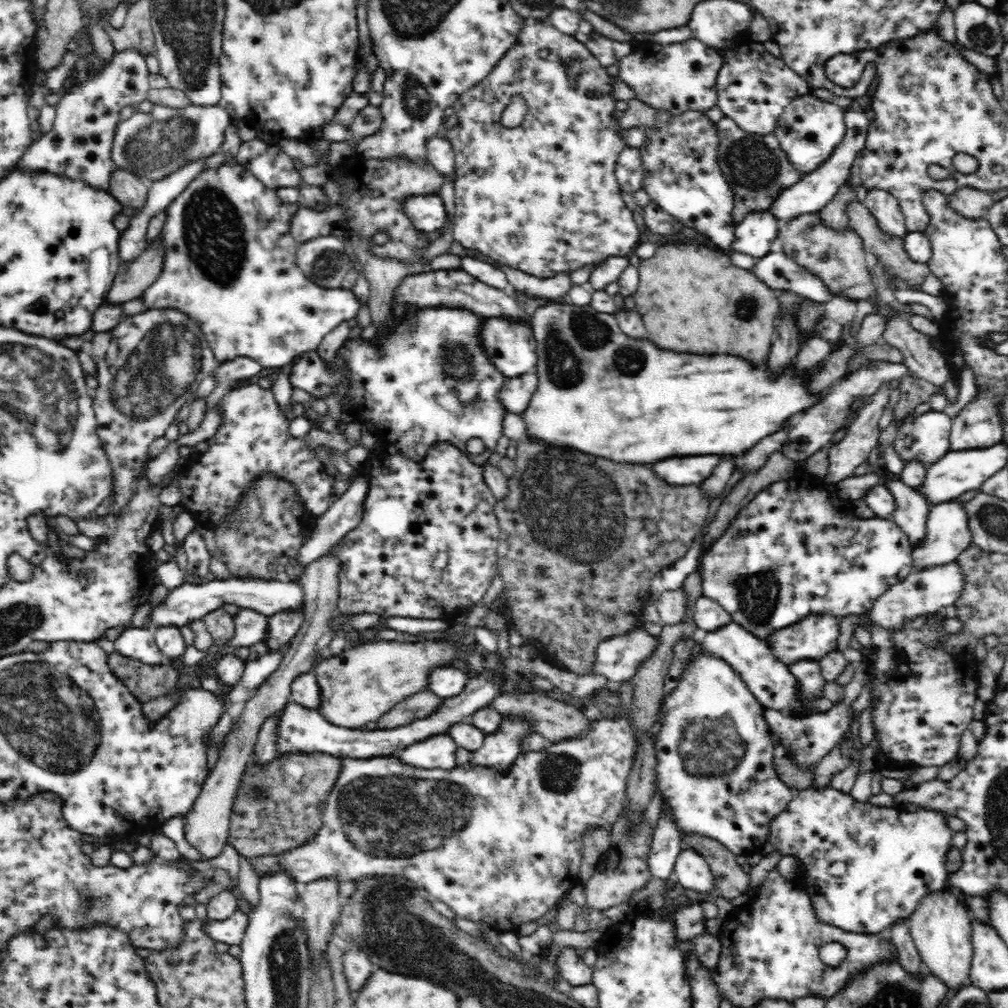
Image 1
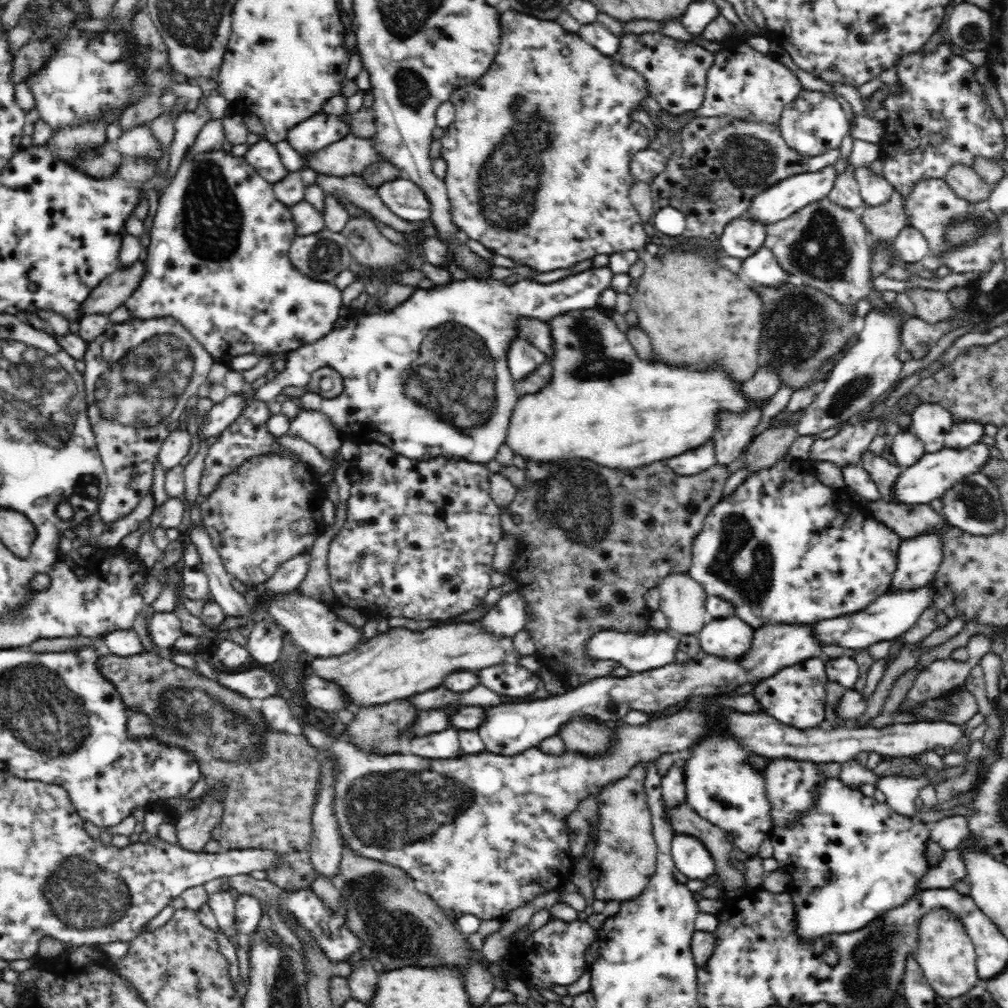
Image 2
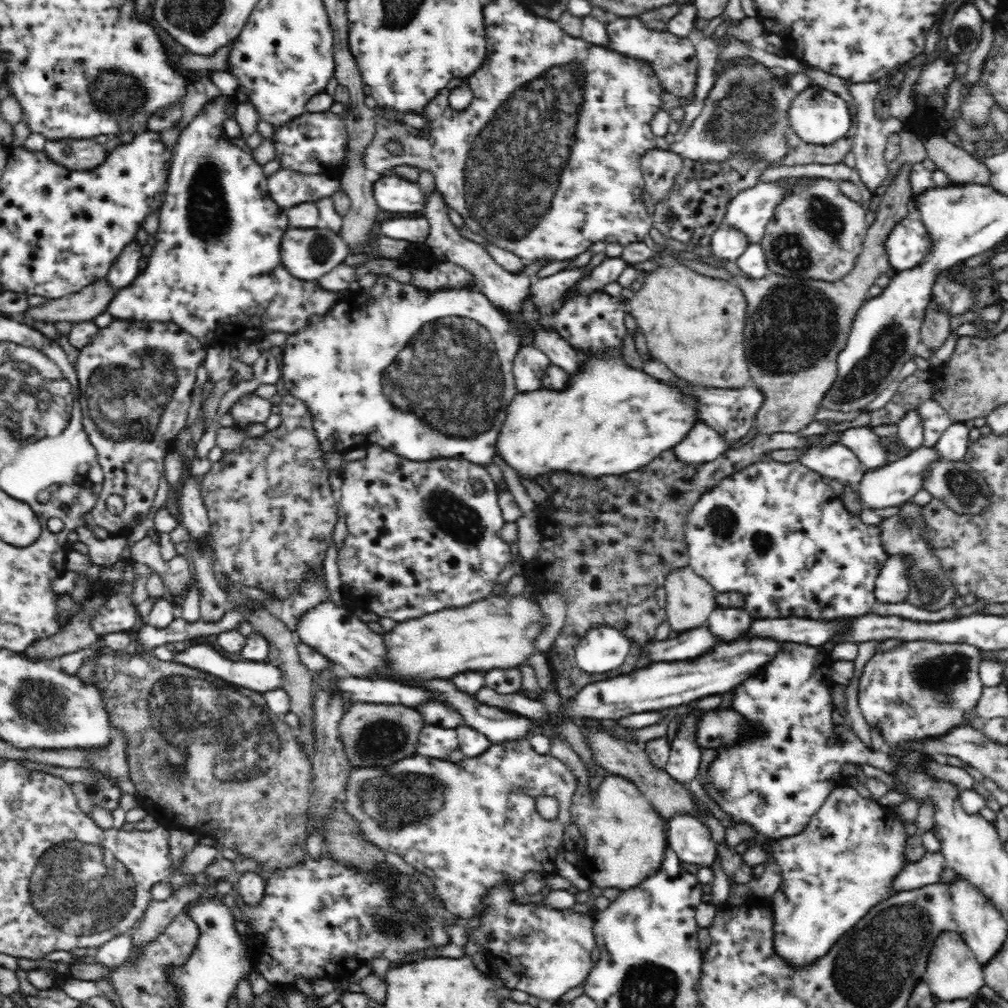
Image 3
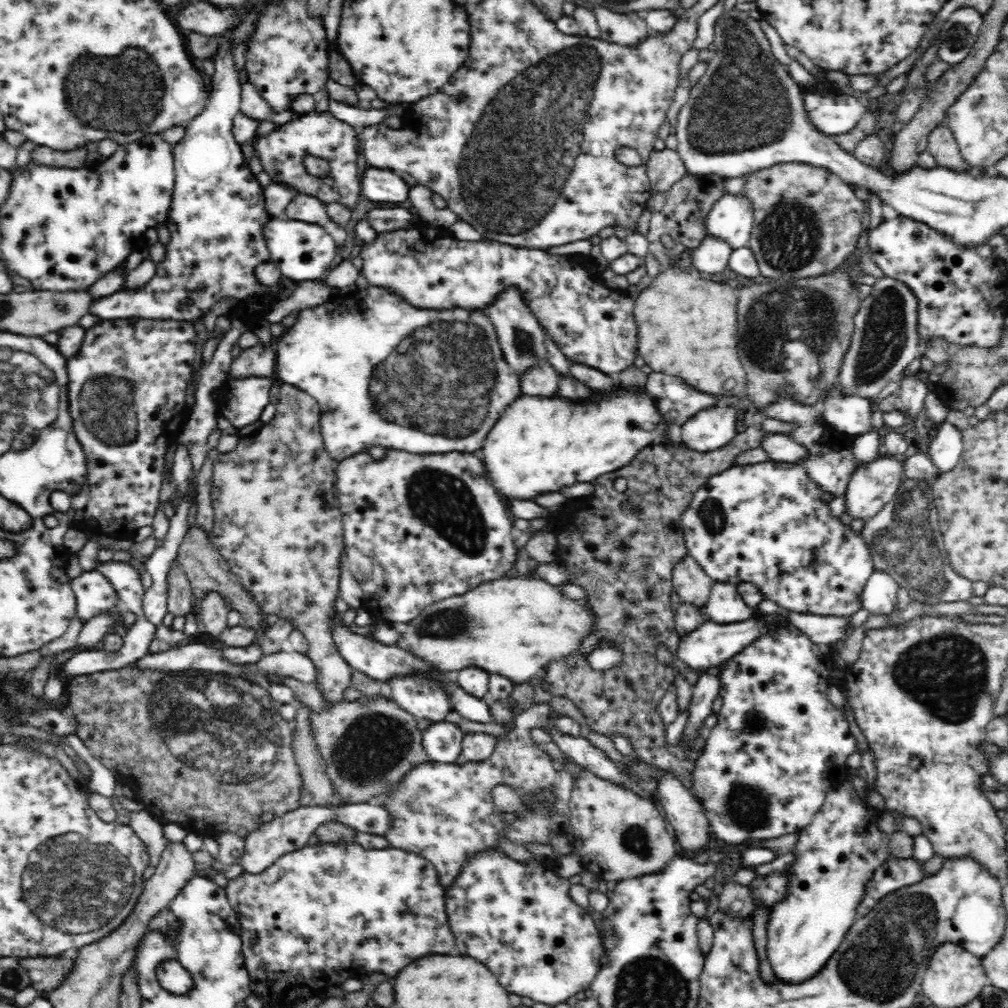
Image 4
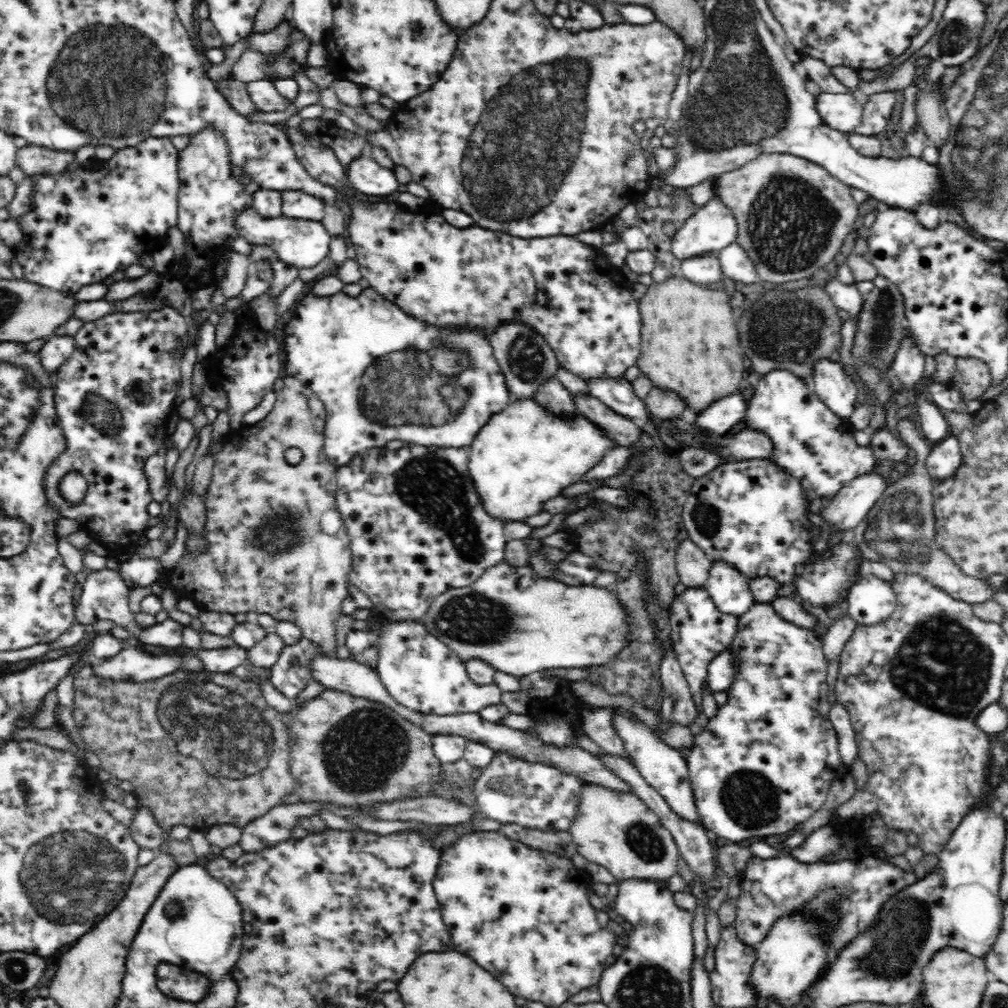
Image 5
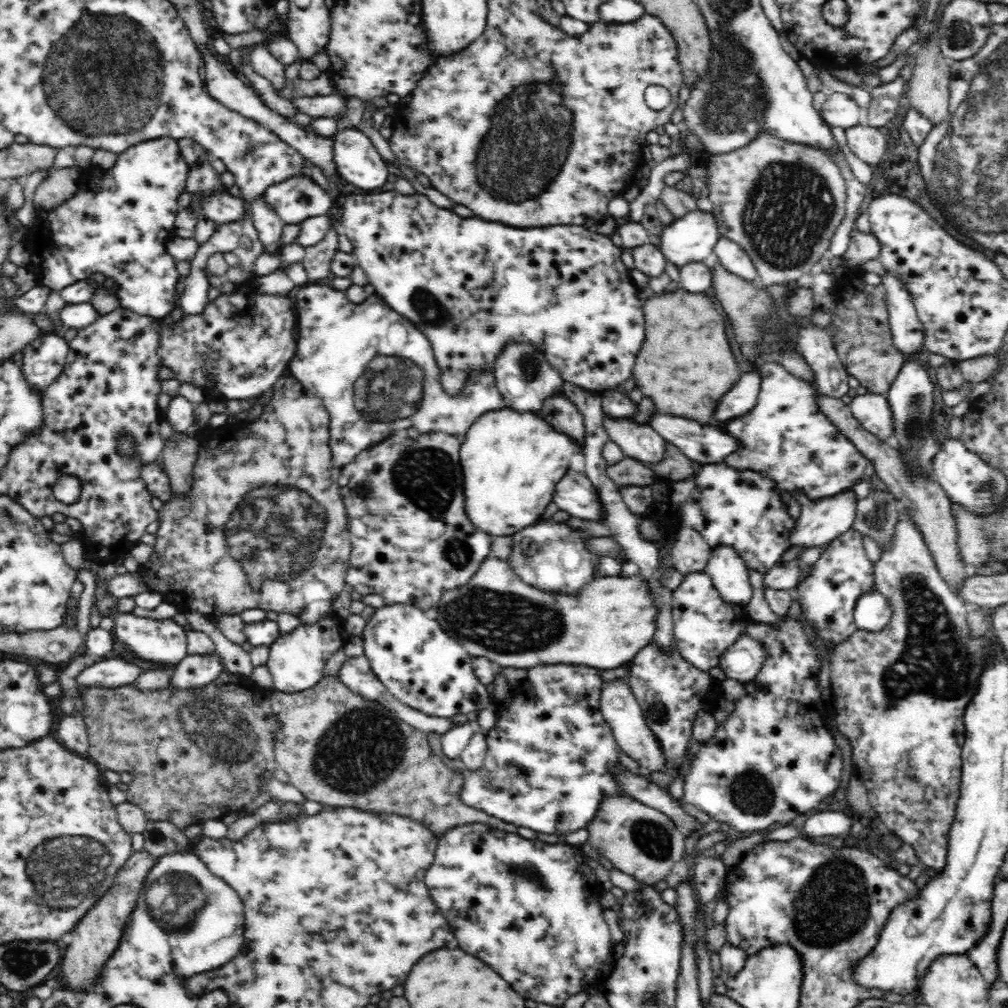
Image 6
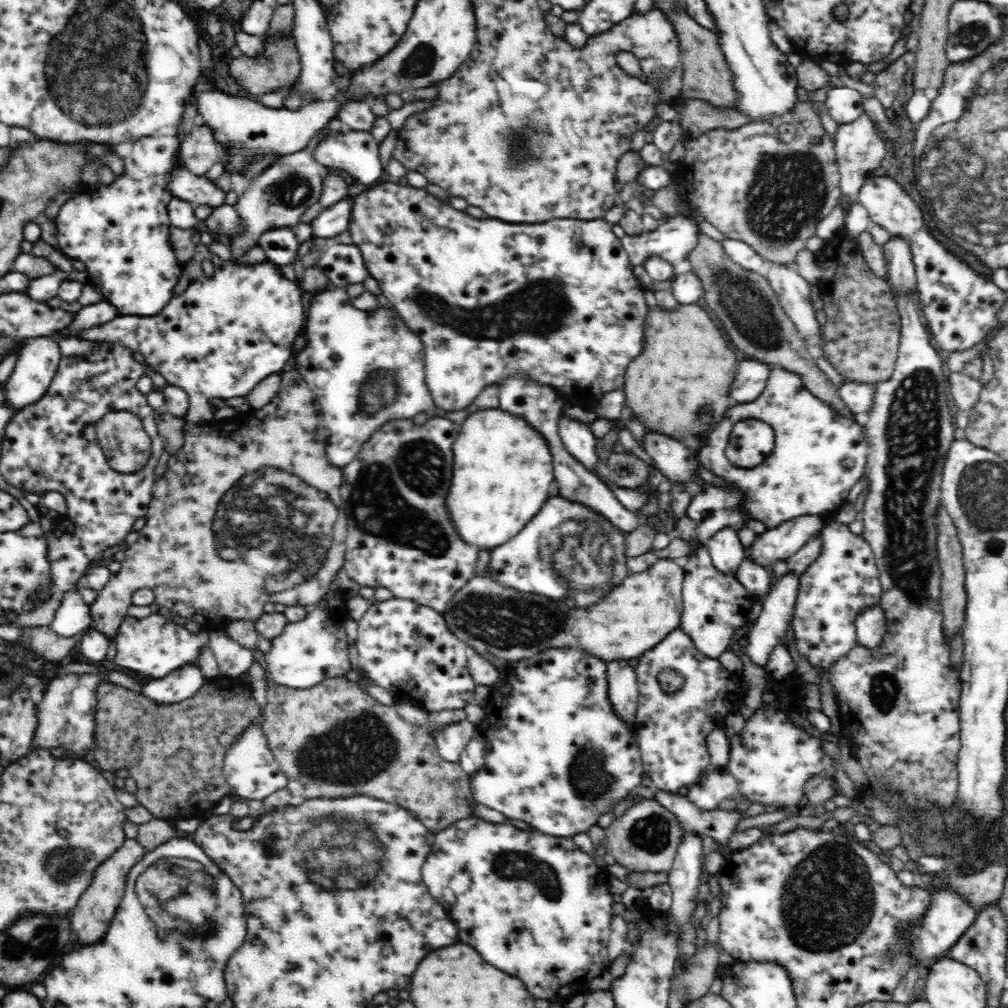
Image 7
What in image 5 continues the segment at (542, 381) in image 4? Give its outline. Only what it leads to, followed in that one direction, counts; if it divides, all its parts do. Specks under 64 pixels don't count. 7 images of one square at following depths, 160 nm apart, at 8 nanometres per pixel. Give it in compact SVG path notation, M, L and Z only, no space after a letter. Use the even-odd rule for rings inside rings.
M548 378L544 384L538 386L533 398L546 410L554 414L575 414L576 404L572 393L556 378Z

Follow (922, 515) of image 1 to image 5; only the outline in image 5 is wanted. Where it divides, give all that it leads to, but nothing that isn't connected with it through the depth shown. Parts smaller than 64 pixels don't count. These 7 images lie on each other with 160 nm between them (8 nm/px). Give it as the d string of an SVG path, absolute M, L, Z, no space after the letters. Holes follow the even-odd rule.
M819 360L811 368L814 392L826 406L843 421L849 421L858 406L858 389L856 384L846 375L840 363Z

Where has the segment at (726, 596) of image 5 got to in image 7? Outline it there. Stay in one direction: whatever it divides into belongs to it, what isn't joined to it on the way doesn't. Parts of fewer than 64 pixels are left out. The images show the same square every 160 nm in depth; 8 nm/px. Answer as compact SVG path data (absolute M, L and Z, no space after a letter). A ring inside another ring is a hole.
M722 529L704 542L712 565L718 572L730 577L738 573L740 564L746 559L746 551L740 543L738 534L732 529Z

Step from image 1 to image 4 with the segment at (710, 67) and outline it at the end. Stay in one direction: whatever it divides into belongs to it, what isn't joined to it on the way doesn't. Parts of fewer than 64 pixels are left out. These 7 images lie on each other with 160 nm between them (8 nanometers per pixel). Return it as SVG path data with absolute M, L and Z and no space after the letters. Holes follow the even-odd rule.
M596 6L594 14L600 24L600 38L614 38L614 43L620 42L618 45L637 45L653 34L641 14L616 14L602 6Z

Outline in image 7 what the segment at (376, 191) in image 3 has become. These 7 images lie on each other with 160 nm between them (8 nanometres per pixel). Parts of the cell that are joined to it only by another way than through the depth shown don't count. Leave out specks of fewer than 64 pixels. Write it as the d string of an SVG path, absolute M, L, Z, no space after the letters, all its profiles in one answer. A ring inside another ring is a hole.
M345 129L336 135L327 135L325 139L322 139L317 144L313 155L324 170L347 173L353 180L369 188L376 183L384 171L378 148L379 143L372 137L370 131Z

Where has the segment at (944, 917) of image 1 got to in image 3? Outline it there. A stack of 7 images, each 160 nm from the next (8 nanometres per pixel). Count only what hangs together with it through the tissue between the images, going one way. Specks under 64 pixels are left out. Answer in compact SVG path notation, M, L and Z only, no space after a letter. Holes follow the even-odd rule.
M946 931L938 936L929 950L926 973L923 977L924 980L928 978L926 982L934 996L938 996L940 1000L956 1001L968 998L985 985L983 967L971 951L958 933Z

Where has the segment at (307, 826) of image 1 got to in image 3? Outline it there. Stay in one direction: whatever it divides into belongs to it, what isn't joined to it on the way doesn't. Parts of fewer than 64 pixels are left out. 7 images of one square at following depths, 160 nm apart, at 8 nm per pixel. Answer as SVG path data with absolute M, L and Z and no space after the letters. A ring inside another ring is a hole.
M104 651L95 658L87 659L79 667L77 674L82 678L82 681L93 682L95 686L98 686L98 689L102 690L103 698L106 698L106 709L109 712L111 726L114 729L122 730L122 733L125 733L126 737L129 738L126 747L127 764L129 765L131 781L137 788L137 802L146 810L151 811L164 826L191 831L200 837L210 836L217 841L217 846L228 847L239 852L241 856L251 857L267 871L298 865L298 862L303 862L306 859L309 854L307 849L309 837L307 811L311 803L311 762L307 761L306 753L299 749L299 742L293 733L294 728L282 719L282 715L276 715L268 710L262 693L242 689L217 676L212 676L208 672L182 663L162 661L152 652L127 651L124 654L115 654ZM179 769L185 769L185 777L173 778L173 774L177 773Z

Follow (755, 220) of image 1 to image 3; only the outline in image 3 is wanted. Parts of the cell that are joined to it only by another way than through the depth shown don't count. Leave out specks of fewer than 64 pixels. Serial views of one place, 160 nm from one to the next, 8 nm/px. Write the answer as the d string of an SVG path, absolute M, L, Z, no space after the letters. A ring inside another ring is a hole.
M728 225L716 229L710 242L712 254L720 260L730 260L730 262L736 261L743 255L749 244L744 232Z

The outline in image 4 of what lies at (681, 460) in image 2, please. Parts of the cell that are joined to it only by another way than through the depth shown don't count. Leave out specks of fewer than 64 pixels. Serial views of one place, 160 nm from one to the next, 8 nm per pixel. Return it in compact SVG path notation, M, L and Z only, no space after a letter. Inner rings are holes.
M734 407L702 409L681 425L682 445L701 454L720 450L737 436L736 421Z

